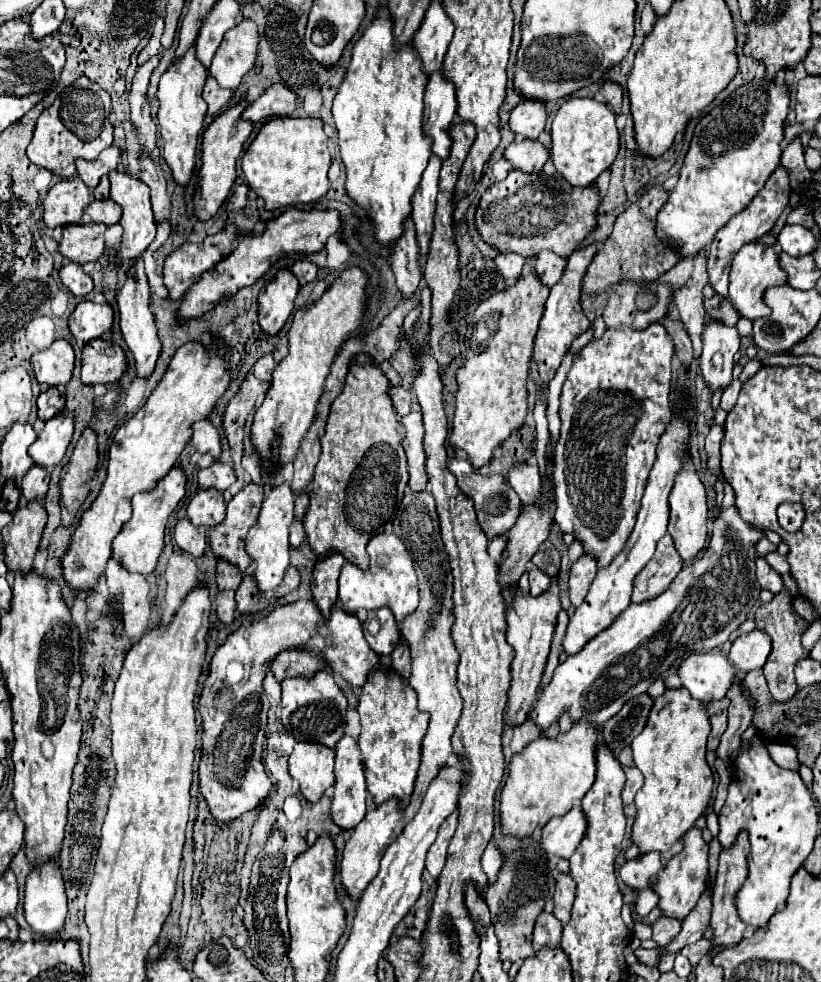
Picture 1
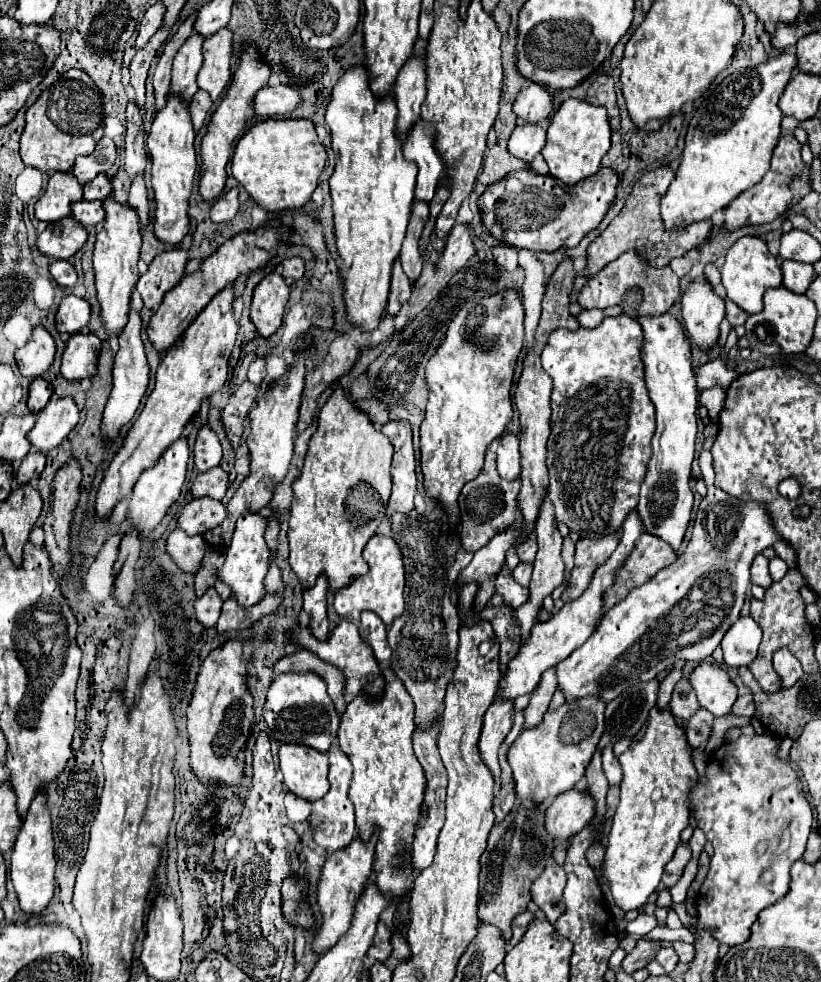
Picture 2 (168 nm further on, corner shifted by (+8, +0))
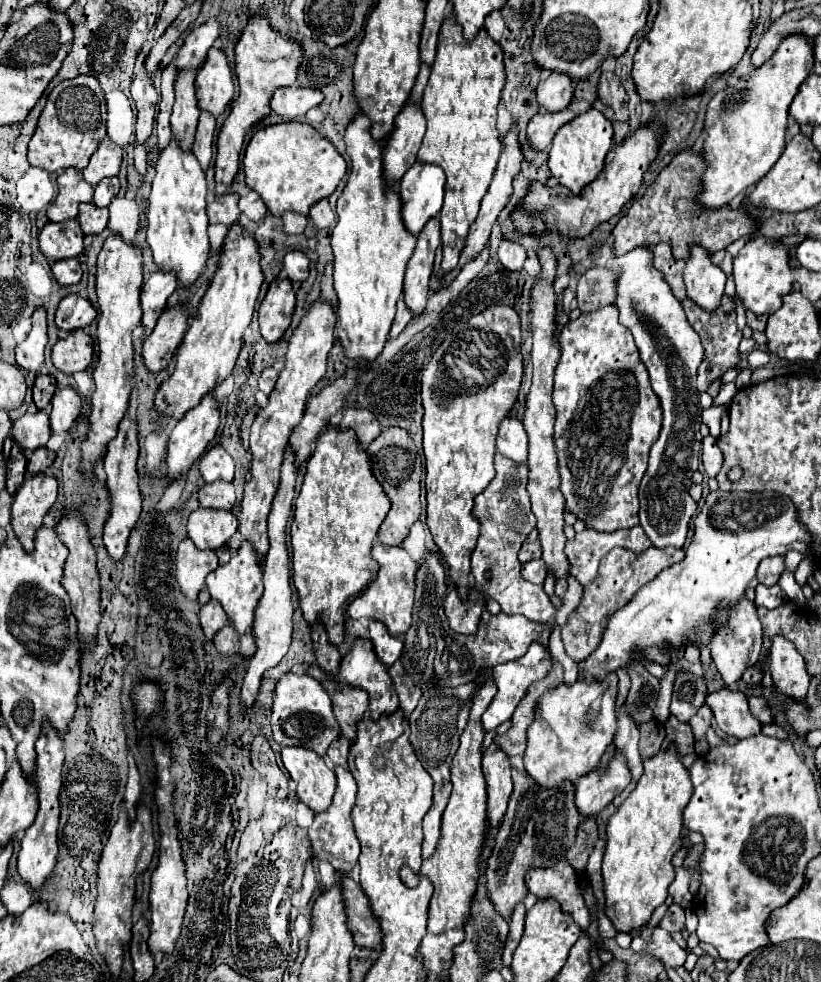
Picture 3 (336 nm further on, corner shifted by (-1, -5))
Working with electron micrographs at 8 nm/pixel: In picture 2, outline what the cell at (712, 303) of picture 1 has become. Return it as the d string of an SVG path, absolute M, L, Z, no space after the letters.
M725 299L725 307L727 307L727 311L725 311L725 319L735 327L735 325L743 325L745 323L745 319L749 317L743 309L739 309L733 301L729 301L729 299Z

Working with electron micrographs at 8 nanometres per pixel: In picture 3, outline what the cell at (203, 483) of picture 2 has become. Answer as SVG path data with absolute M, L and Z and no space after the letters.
M224 480L204 484L198 492L198 498L200 498L202 508L214 508L214 510L232 510L236 502L234 486Z

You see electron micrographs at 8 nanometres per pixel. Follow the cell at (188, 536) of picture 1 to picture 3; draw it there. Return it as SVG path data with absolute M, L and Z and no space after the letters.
M184 538L176 556L176 582L188 600L196 600L204 588L204 578L218 568L214 550L198 550L190 538Z

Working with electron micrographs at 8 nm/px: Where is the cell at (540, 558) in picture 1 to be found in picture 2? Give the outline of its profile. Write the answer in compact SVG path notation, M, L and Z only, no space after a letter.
M531 533L529 539L525 539L525 541L519 545L517 555L519 555L519 559L521 559L523 563L533 563L533 561L535 561L535 555L537 555L537 537L533 537L533 533Z

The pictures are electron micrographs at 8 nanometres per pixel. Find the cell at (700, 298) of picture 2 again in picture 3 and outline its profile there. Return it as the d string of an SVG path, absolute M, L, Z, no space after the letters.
M698 244L690 248L690 256L686 258L684 282L688 296L706 312L714 312L720 306L726 274L720 266L712 264L710 254Z

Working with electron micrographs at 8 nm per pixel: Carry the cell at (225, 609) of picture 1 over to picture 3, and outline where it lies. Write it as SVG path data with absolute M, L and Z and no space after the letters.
M210 600L208 604L204 604L204 606L200 608L200 626L202 626L202 632L204 632L204 636L206 636L208 640L212 640L214 634L216 634L226 622L228 622L228 618L226 618L220 602Z

